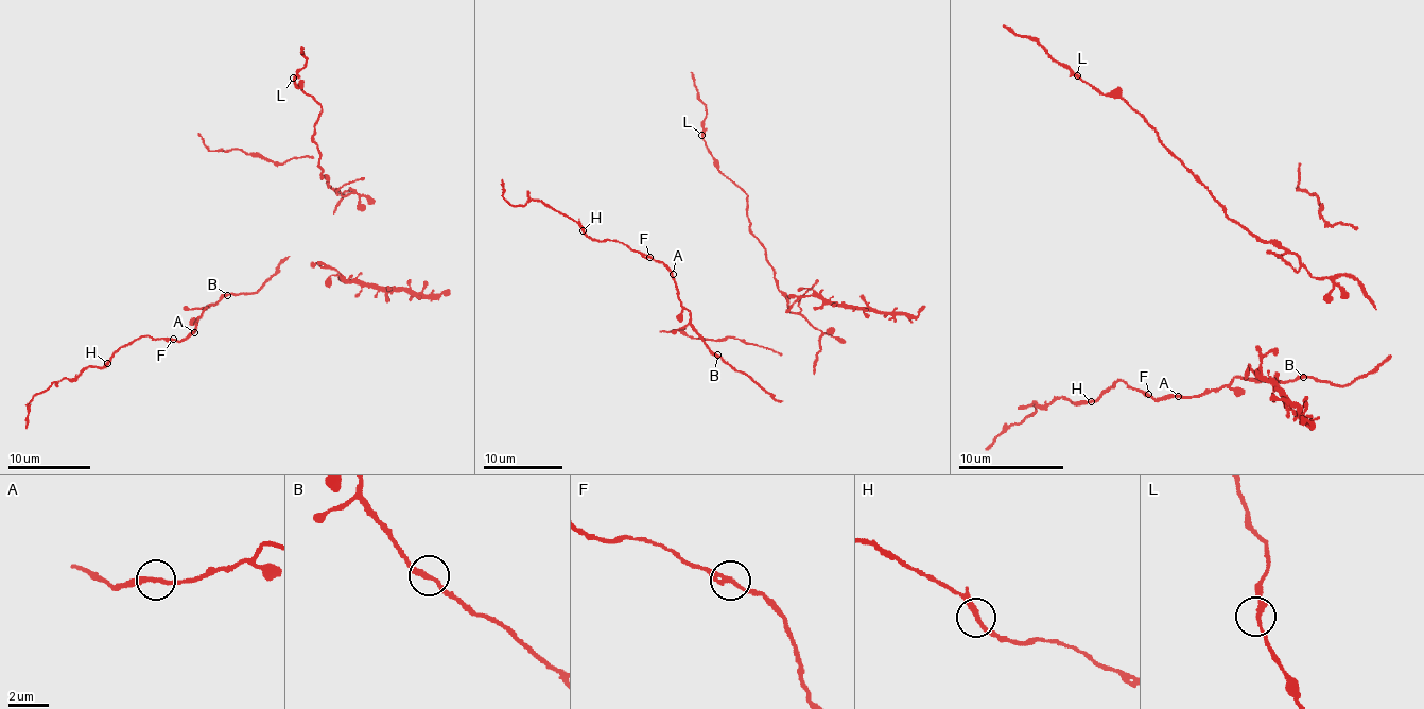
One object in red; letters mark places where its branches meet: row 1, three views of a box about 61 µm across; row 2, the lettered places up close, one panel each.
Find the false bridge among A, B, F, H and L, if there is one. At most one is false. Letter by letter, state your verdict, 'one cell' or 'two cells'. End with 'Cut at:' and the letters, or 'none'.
A: one cell
B: one cell
F: one cell
H: one cell
L: one cell
Cut at: none

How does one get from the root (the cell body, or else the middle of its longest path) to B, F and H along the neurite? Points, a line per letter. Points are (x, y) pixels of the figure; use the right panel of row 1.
B: (1387, 361), (1342, 385), (1303, 377)
F: (1387, 361), (1342, 385), (1297, 376), (1288, 380), (1237, 378), (1196, 396), (1165, 395), (1160, 399), (1148, 394)
H: (1387, 361), (1342, 385), (1297, 376), (1237, 378), (1196, 396), (1160, 399), (1119, 379), (1090, 400)

